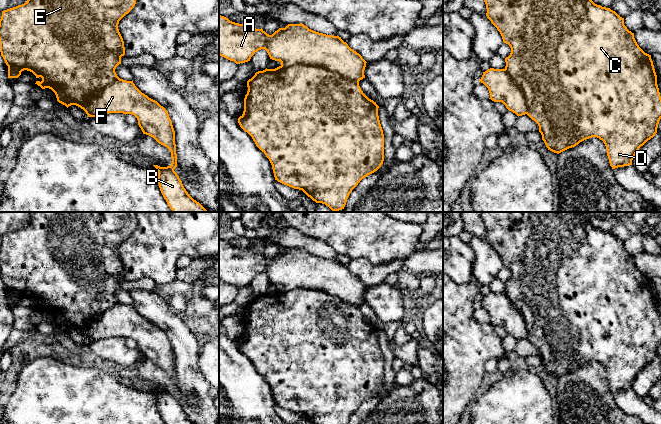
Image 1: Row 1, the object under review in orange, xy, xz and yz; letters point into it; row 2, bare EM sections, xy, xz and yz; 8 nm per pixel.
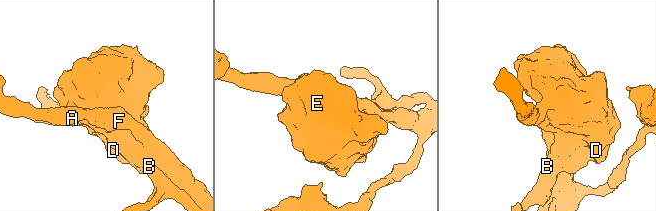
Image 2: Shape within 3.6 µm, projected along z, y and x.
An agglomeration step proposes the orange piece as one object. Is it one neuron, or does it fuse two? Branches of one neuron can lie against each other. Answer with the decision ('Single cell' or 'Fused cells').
Fused cells

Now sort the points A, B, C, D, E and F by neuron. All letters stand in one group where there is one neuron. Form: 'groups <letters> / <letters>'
groups A F / B C D E

